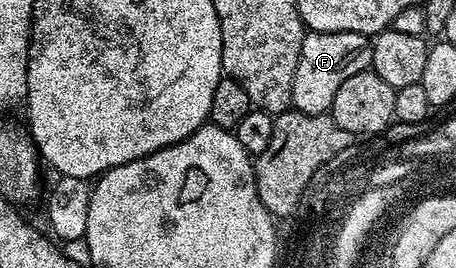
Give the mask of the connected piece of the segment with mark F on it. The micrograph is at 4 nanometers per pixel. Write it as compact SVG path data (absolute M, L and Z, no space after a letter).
M307 31L301 45L301 57L297 61L297 73L293 73L293 97L291 107L306 115L328 114L333 105L333 97L337 97L337 89L345 82L345 77L361 70L362 61L369 51L368 36L361 33L325 33L324 31Z

